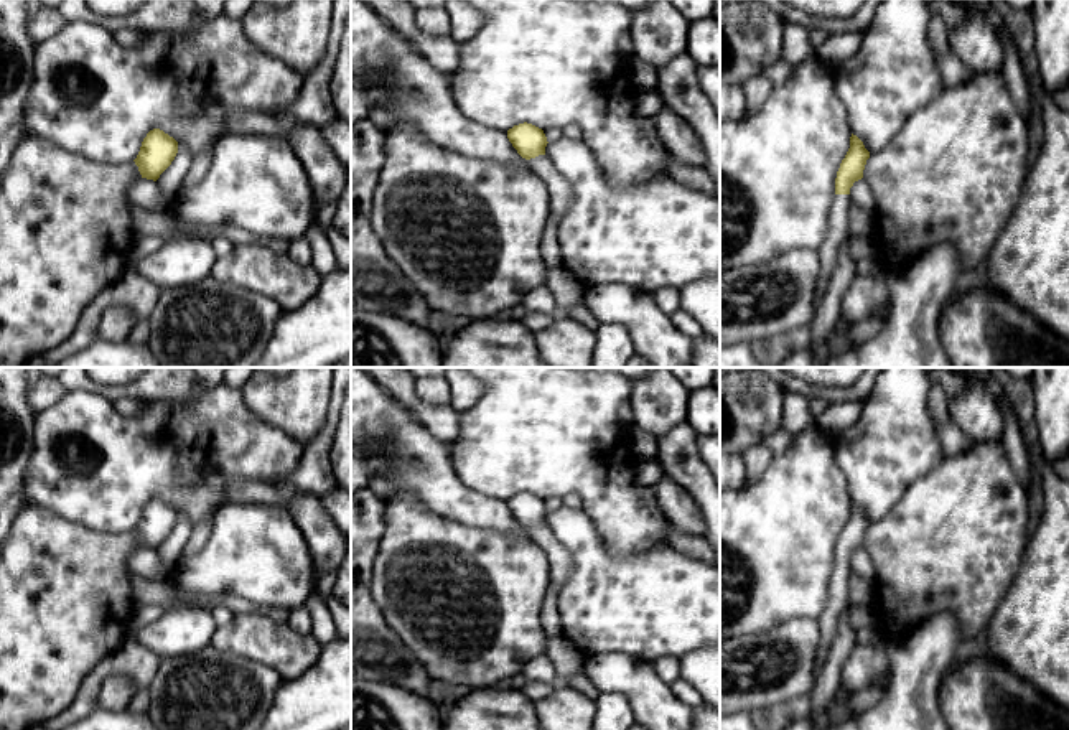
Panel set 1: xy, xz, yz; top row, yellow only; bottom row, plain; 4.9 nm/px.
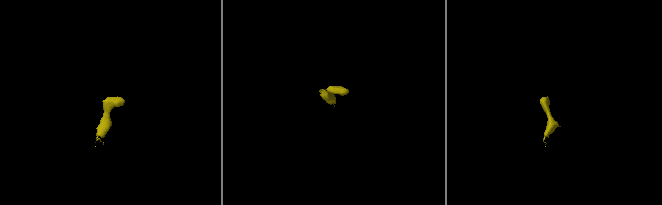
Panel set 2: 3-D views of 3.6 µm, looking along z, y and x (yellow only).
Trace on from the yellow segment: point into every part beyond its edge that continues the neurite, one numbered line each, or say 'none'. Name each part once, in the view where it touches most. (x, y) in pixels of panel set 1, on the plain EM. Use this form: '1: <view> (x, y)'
1: xz (560, 564)
2: yz (837, 602)

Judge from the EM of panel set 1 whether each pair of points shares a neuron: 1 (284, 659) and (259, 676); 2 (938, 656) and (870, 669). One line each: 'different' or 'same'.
1: different
2: different

